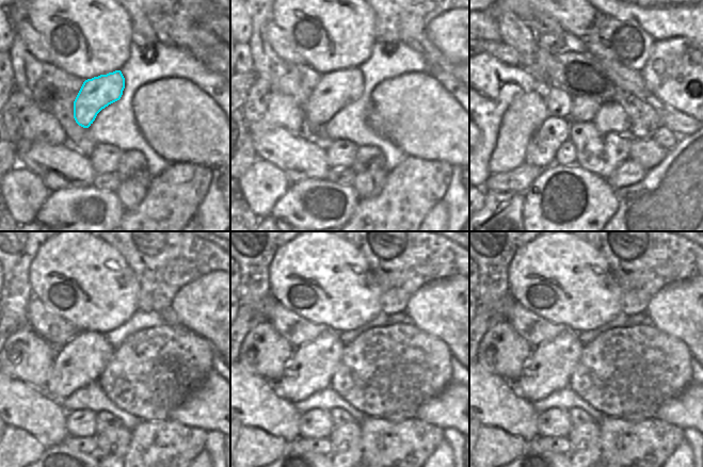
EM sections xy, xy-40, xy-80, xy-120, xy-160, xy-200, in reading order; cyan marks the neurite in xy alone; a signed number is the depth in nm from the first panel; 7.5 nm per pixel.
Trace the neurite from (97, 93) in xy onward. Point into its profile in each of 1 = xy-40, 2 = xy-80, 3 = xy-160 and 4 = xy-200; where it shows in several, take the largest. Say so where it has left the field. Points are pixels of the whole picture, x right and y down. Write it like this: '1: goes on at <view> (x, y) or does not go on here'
1: goes on at xy-40 (334, 91)
2: goes on at xy-80 (556, 113)
3: goes on at xy-160 (309, 369)
4: goes on at xy-200 (548, 369)

